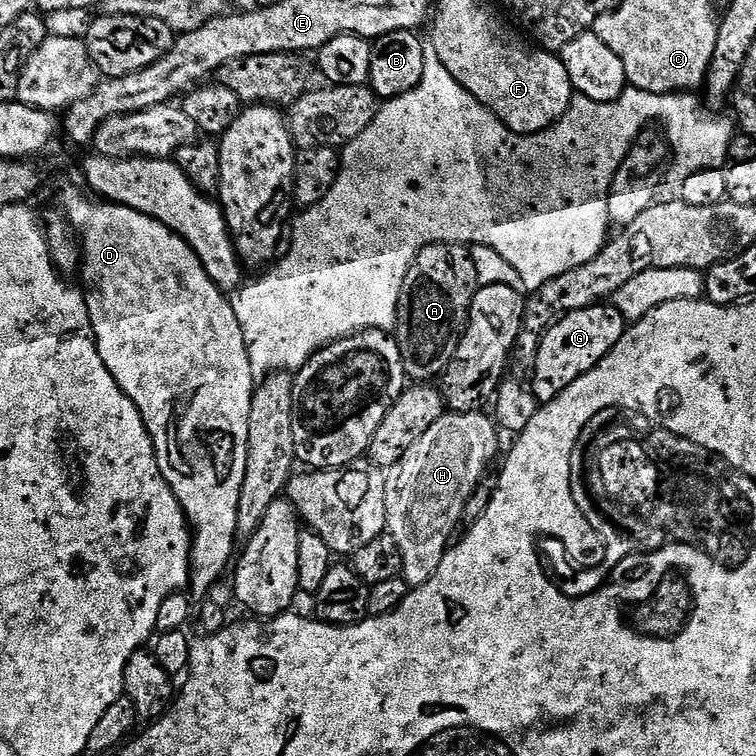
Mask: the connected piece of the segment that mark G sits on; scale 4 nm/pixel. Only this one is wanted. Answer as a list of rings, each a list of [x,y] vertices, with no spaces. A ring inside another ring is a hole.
[[[612,302],[592,304],[589,308],[567,312],[540,337],[540,345],[536,348],[536,362],[530,369],[533,396],[541,405],[558,398],[558,394],[562,394],[562,390],[566,390],[570,382],[582,378],[582,374],[598,366],[598,362],[602,362],[602,358],[606,358],[606,354],[614,350],[625,331],[625,318]]]

